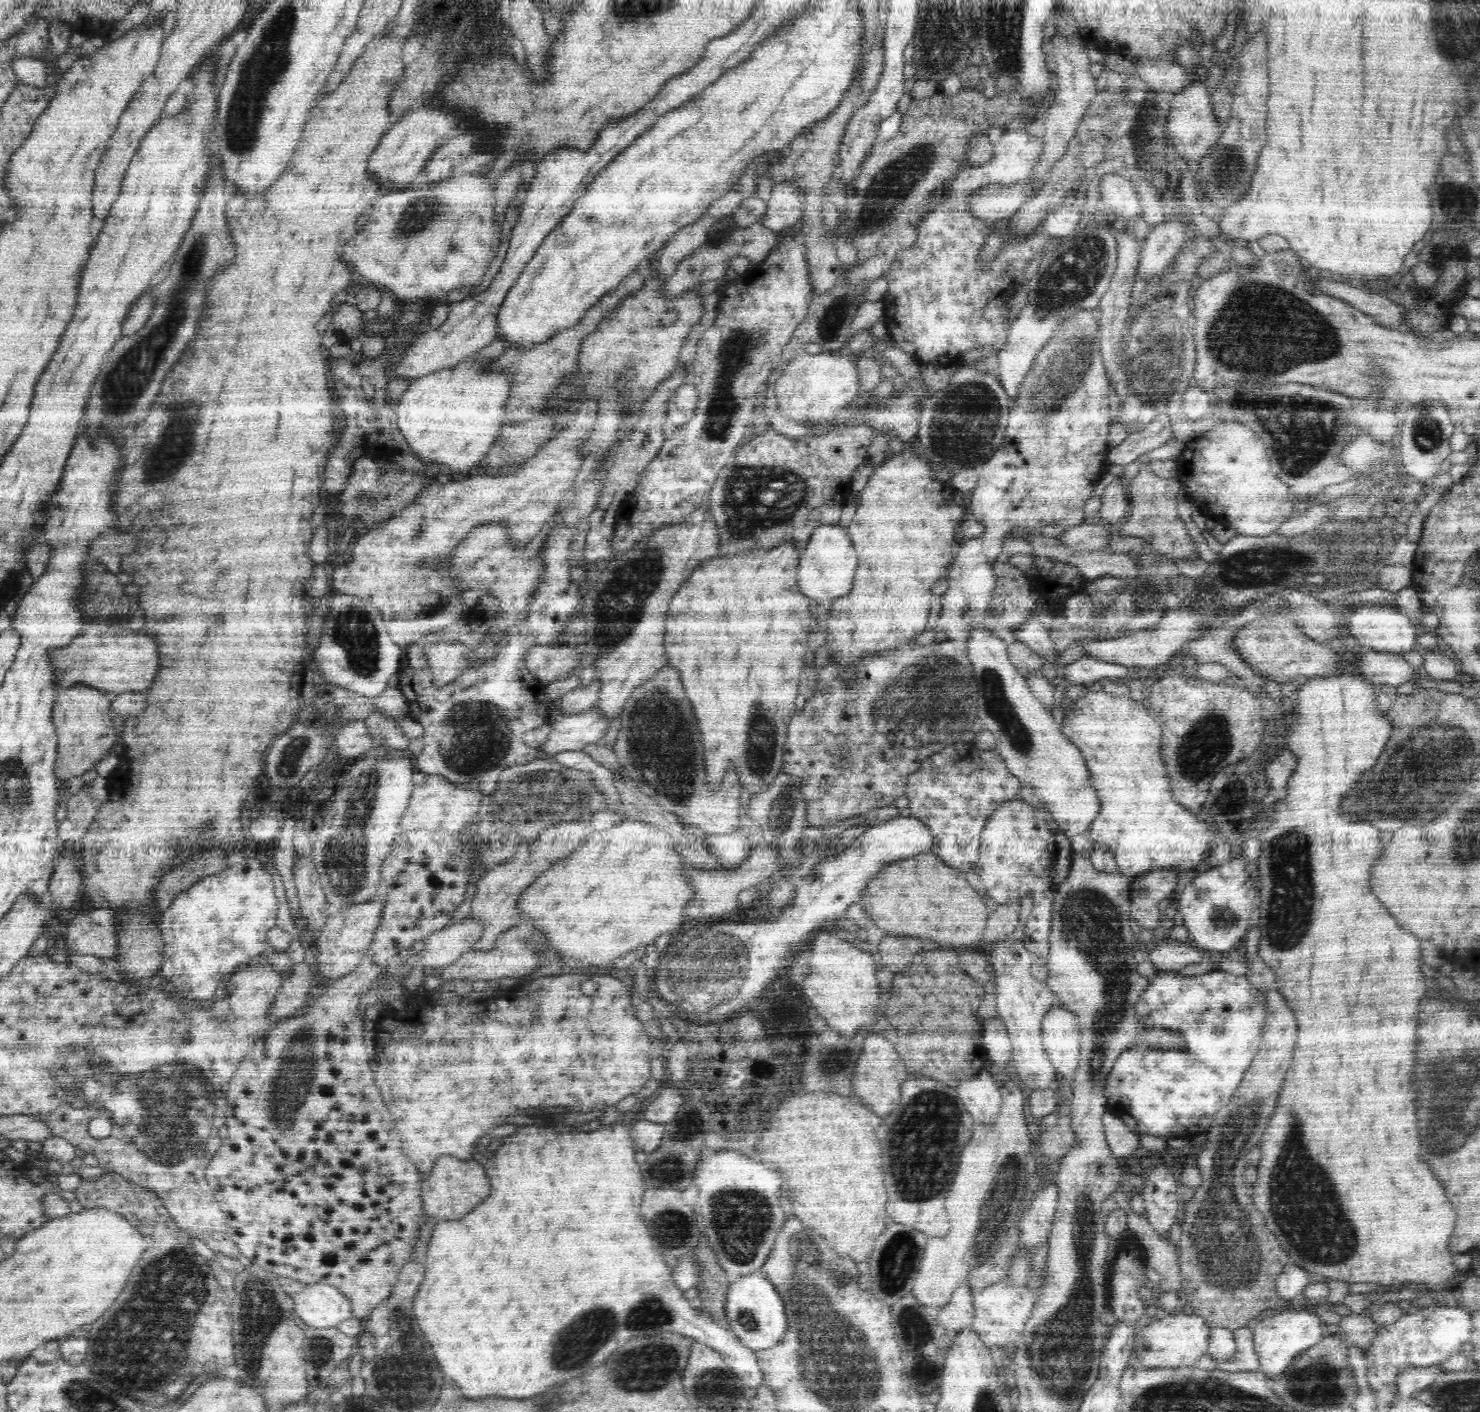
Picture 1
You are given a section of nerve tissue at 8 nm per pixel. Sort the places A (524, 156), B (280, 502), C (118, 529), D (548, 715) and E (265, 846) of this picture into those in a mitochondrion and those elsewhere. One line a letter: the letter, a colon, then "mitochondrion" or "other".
A: other
B: other
C: other
D: other
E: other

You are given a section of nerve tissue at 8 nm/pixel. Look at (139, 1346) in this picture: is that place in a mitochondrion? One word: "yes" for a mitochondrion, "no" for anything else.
yes

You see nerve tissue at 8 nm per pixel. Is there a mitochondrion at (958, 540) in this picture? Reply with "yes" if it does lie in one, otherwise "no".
no

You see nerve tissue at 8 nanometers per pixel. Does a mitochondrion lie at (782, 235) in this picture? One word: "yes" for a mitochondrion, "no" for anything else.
no

